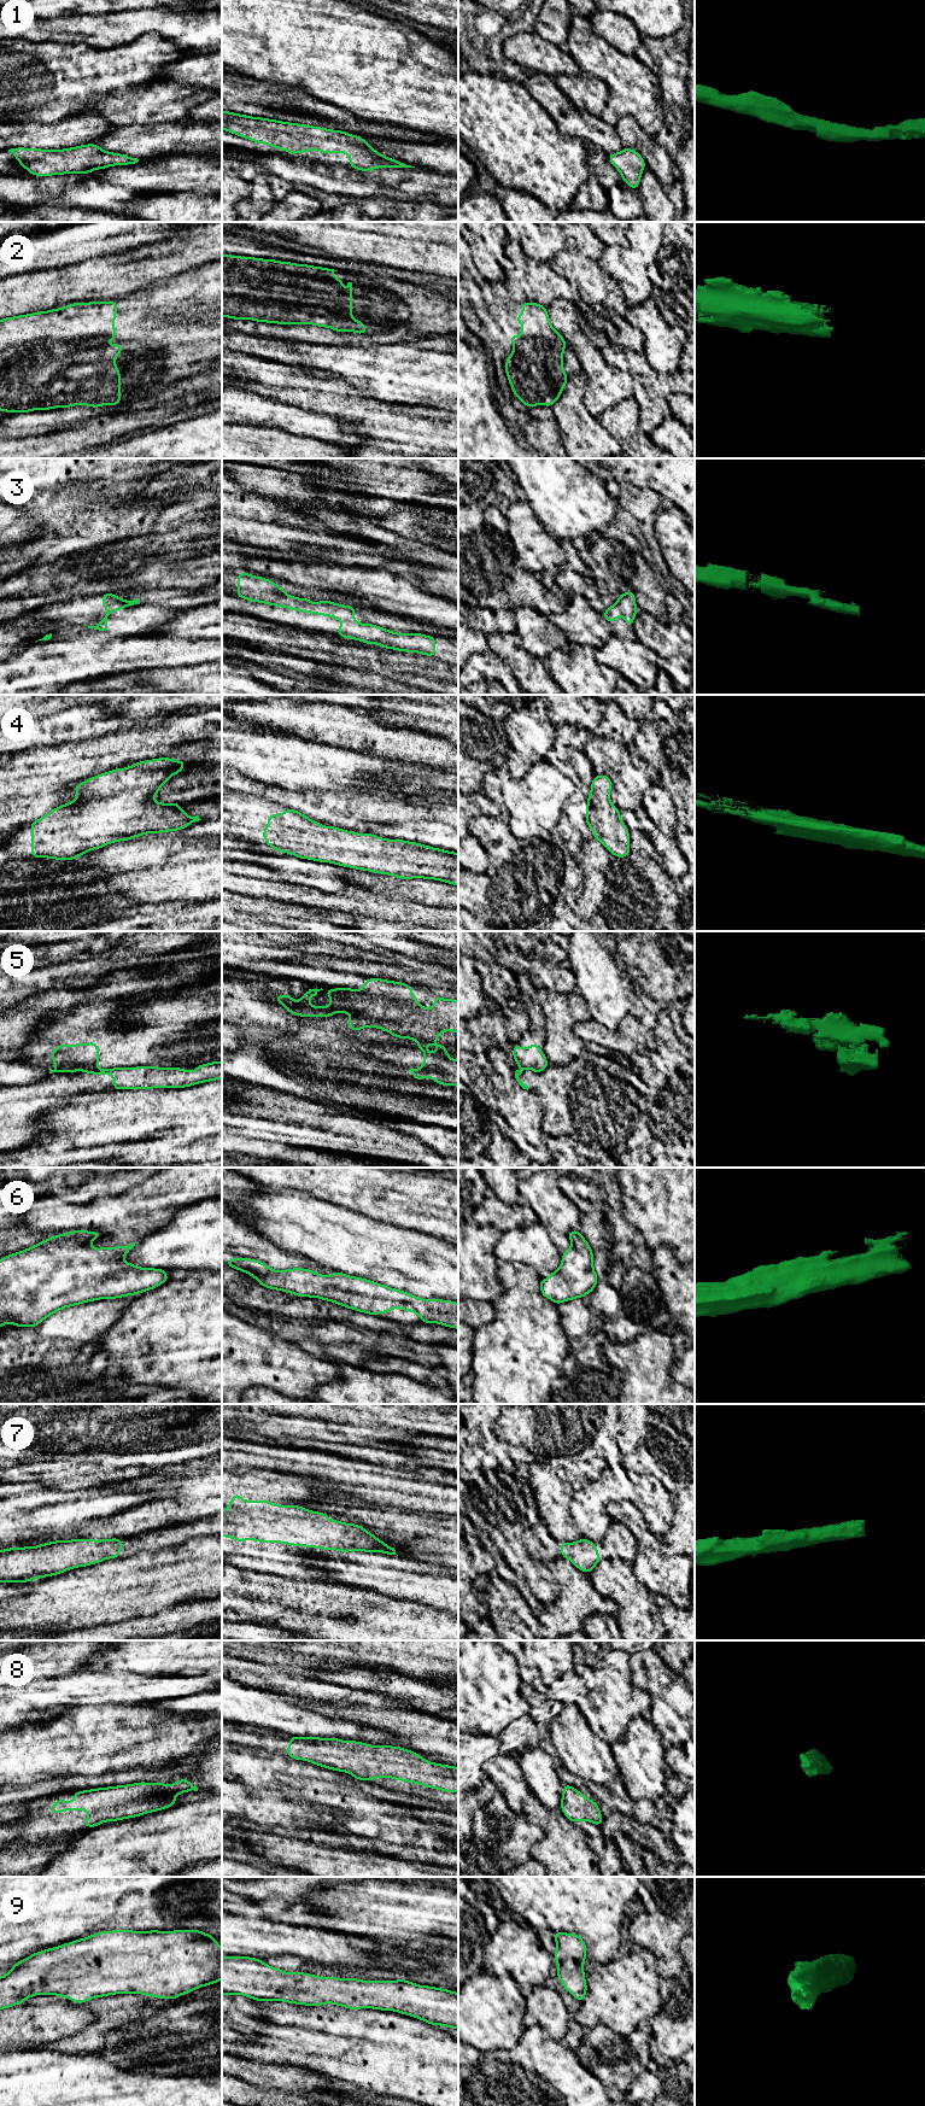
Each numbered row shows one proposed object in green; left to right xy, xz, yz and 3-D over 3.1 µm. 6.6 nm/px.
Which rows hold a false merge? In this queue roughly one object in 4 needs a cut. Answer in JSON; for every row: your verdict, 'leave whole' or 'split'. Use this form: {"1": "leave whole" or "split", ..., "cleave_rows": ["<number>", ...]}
{"1": "leave whole", "2": "leave whole", "3": "leave whole", "4": "leave whole", "5": "split", "6": "leave whole", "7": "leave whole", "8": "leave whole", "9": "leave whole", "cleave_rows": ["5"]}

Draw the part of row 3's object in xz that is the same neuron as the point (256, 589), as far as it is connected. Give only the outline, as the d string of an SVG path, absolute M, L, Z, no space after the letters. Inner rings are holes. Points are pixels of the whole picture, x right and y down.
M246 572L238 575L236 597L341 620L336 633L339 637L356 639L367 644L379 644L385 649L398 651L420 653L435 657L435 637L421 633L397 633L371 624L359 624L353 615L356 608L341 606L330 601L312 603L309 598L289 596L285 590L262 577L254 577Z

